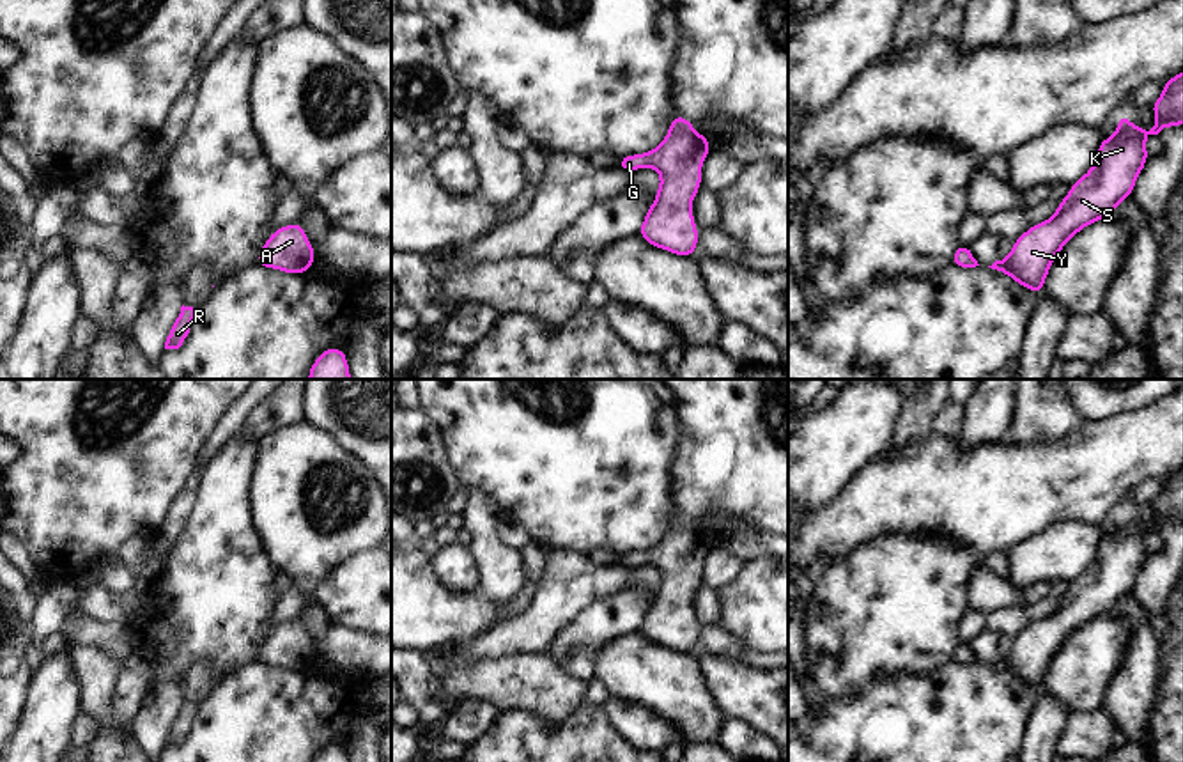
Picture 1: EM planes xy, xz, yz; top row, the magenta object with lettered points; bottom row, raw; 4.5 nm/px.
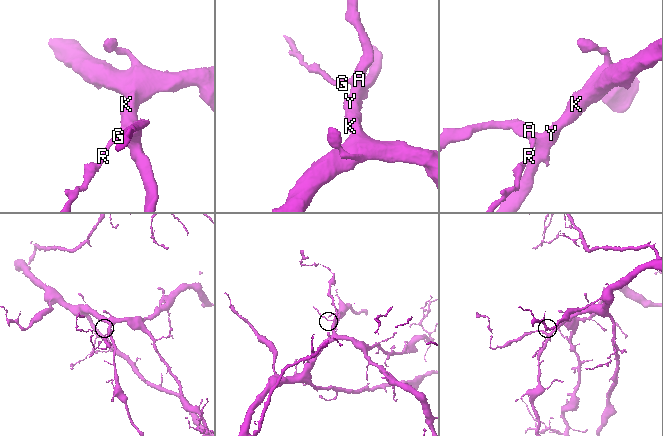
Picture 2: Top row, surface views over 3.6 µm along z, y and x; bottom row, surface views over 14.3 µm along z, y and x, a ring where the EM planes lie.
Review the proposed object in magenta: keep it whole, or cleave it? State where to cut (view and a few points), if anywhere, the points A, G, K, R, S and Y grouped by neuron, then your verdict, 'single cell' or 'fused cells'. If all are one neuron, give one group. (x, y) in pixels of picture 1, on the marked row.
no cut | A G K R S Y | single cell

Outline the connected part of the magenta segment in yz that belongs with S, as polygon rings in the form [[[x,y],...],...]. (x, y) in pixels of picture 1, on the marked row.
[[[1183,71],[1162,85],[1162,96],[1149,105],[1156,124],[1146,131],[1132,124],[1128,113],[1121,113],[1117,131],[1102,138],[1094,165],[1070,186],[1057,211],[1040,225],[1029,227],[1013,241],[1009,255],[988,268],[1011,276],[1036,296],[1043,292],[1048,269],[1068,239],[1093,222],[1109,218],[1133,195],[1135,181],[1149,159],[1146,138],[1164,128],[1183,124]]]

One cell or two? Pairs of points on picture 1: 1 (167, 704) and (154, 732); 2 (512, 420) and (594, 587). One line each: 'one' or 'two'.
1: one
2: two

